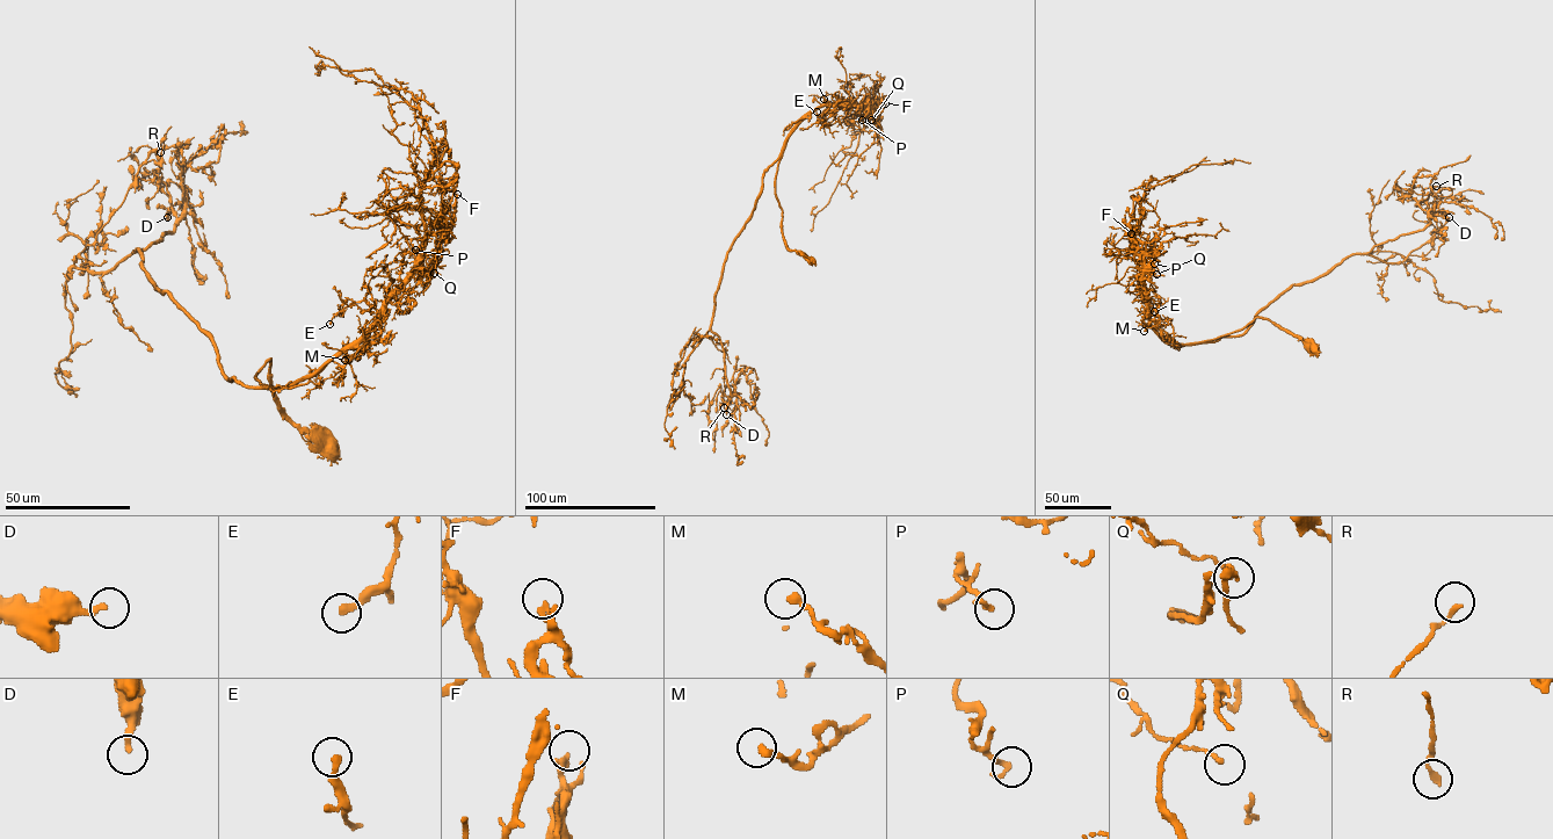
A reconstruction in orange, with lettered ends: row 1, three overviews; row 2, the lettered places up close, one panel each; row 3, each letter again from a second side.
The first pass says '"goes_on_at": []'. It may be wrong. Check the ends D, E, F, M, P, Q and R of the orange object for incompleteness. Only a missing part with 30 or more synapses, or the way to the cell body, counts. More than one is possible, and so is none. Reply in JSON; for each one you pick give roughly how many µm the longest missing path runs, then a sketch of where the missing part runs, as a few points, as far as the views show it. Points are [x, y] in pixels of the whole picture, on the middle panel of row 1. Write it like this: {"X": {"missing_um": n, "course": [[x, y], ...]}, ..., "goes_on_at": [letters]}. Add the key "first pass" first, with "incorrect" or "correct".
{"first pass": "correct", "goes_on_at": []}

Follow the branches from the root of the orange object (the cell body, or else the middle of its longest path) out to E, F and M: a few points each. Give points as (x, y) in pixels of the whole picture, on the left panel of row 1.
E: (332, 447), (281, 411), (269, 359), (255, 377), (273, 388), (314, 375), (377, 311), (354, 303), (329, 324)
F: (332, 447), (281, 411), (269, 359), (256, 373), (269, 387), (298, 383), (354, 345), (451, 229), (457, 194)
M: (332, 447), (281, 411), (269, 359), (255, 377), (273, 388), (298, 383), (345, 348), (360, 348), (345, 360)

